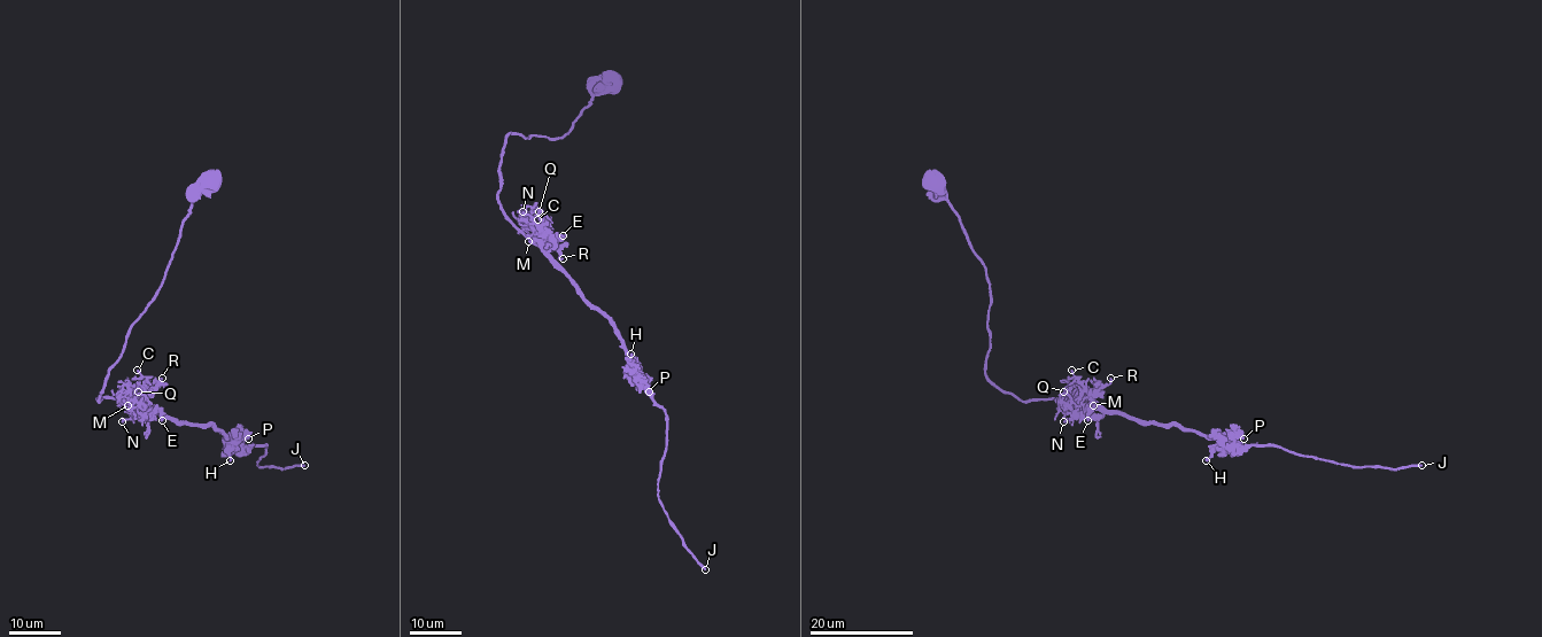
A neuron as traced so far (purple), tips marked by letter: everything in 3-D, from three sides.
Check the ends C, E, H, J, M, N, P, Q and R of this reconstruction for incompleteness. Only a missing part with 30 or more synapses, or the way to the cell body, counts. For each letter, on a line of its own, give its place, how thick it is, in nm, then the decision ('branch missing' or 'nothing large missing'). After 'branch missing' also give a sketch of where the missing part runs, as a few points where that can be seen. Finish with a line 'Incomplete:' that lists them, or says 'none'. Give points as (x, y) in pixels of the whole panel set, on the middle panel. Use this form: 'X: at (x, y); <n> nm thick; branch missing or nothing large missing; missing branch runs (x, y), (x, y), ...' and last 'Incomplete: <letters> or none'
C: at (537, 219); 170 nm thick; nothing large missing
E: at (563, 235); 280 nm thick; nothing large missing
H: at (630, 354); 220 nm thick; nothing large missing
J: at (705, 569); 260 nm thick; branch missing
M: at (528, 241); 300 nm thick; nothing large missing
N: at (522, 211); 340 nm thick; nothing large missing
P: at (649, 391); 340 nm thick; nothing large missing
Q: at (539, 211); 280 nm thick; nothing large missing
R: at (563, 258); 240 nm thick; nothing large missing
Incomplete: J

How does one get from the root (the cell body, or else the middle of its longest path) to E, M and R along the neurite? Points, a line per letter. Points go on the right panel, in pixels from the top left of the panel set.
E: (935, 179), (942, 183), (988, 277), (985, 375), (1022, 401), (1085, 398), (1087, 420)
M: (935, 179), (942, 183), (988, 277), (985, 375), (1022, 401), (1077, 397), (1093, 399), (1093, 405)
R: (935, 179), (942, 183), (988, 277), (985, 375), (1022, 401), (1087, 399), (1090, 389), (1108, 385), (1110, 378)

